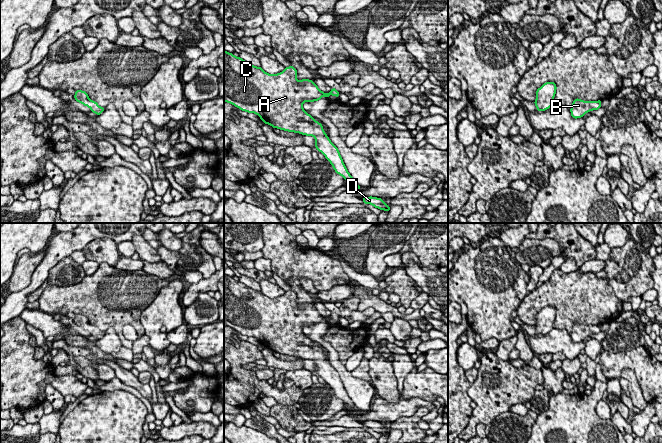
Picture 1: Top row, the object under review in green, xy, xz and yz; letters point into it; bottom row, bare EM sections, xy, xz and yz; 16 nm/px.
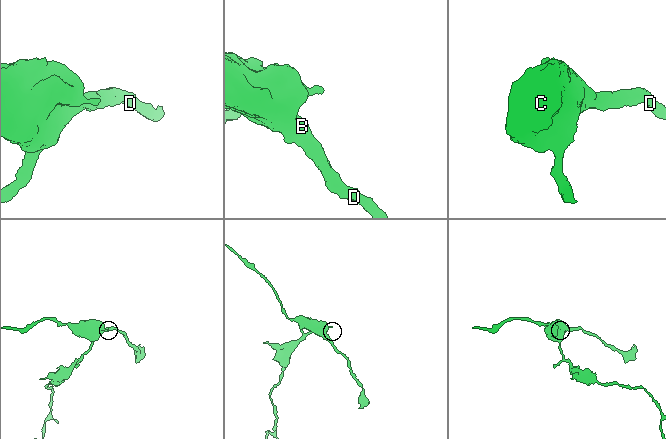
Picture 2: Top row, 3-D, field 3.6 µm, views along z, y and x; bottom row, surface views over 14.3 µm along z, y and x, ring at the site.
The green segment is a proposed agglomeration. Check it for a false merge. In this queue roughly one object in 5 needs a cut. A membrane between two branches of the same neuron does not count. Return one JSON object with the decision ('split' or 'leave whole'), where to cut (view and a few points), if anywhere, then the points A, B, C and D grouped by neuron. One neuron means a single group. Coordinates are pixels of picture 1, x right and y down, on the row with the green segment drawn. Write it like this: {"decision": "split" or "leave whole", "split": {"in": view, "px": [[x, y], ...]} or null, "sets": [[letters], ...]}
{"decision": "leave whole", "split": null, "sets": [["A", "B", "C", "D"]]}

